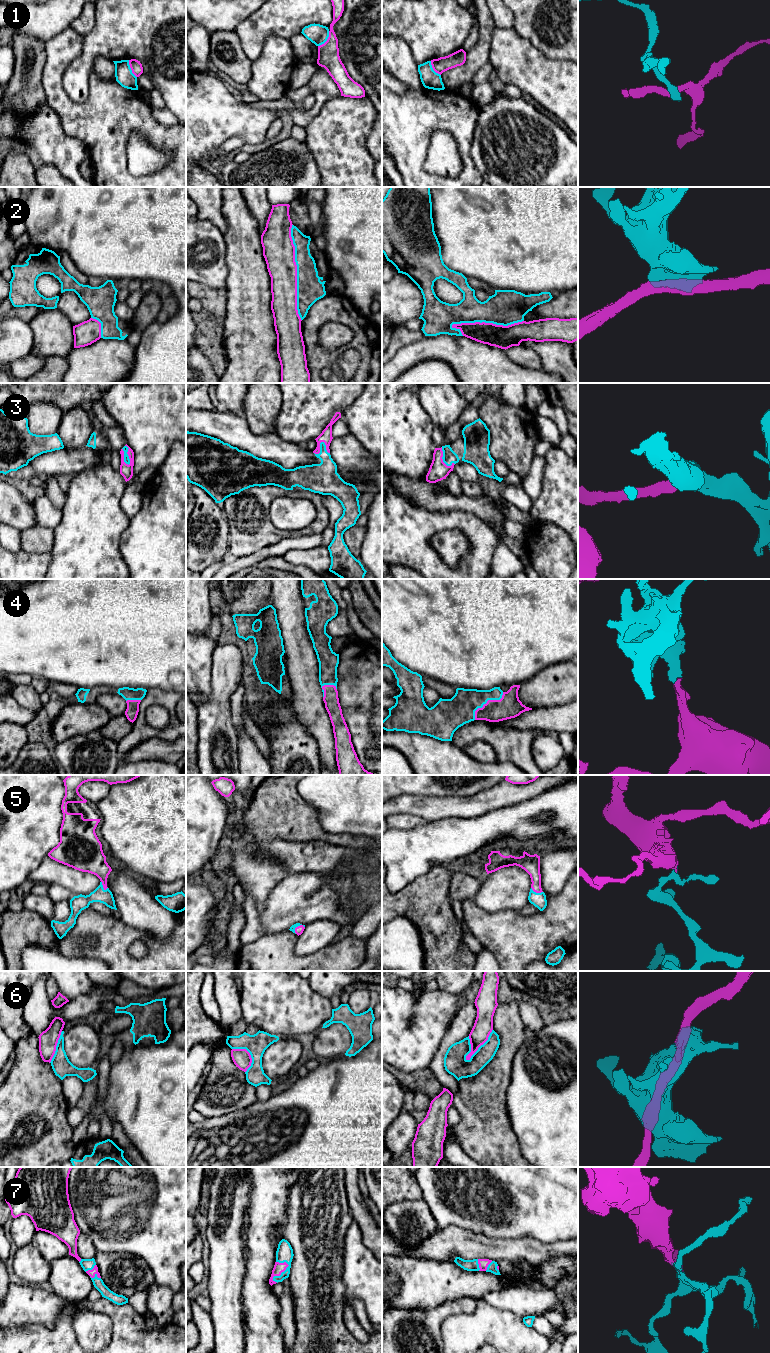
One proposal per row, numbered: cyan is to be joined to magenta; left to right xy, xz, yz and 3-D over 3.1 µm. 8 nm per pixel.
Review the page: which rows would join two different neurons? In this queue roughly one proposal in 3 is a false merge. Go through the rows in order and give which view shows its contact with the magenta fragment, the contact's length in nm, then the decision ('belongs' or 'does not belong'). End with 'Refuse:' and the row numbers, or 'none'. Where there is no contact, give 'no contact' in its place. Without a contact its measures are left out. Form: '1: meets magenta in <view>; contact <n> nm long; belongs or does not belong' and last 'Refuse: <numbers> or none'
1: meets magenta in xz; contact 160 nm long; does not belong
2: meets magenta in xz; contact 800 nm long; does not belong
3: meets magenta in xy; contact 170 nm long; belongs
4: meets magenta in yz; contact 320 nm long; belongs
5: meets magenta in yz; contact 100 nm long; belongs
6: meets magenta in yz; contact 340 nm long; does not belong
7: meets magenta in xz; contact 190 nm long; belongs
Refuse: 1, 2, 6

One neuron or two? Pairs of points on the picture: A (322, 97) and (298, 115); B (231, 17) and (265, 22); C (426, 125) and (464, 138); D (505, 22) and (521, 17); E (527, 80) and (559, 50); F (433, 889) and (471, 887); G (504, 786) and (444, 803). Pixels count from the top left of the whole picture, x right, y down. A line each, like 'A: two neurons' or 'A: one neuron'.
A: one neuron
B: two neurons
C: one neuron
D: two neurons
E: two neurons
F: two neurons
G: one neuron

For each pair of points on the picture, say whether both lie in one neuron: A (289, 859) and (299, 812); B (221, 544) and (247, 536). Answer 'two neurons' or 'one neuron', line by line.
A: two neurons
B: two neurons

